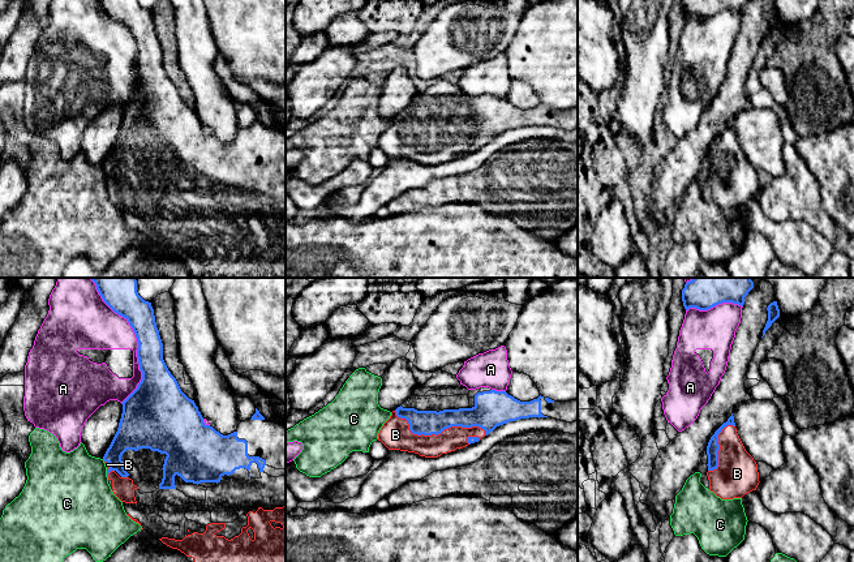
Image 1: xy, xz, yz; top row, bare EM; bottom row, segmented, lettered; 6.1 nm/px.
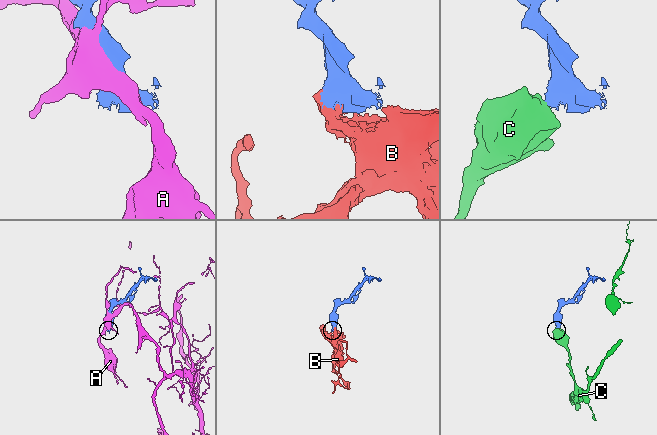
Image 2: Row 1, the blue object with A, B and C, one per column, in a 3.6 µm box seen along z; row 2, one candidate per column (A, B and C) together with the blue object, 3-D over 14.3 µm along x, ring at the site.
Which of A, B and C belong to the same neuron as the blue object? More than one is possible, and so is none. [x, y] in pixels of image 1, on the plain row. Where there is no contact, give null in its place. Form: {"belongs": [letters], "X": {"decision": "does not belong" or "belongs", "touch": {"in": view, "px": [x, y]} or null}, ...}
{"belongs": ["B"], "A": {"decision": "does not belong", "touch": {"in": "xy", "px": [138, 54]}}, "B": {"decision": "belongs", "touch": {"in": "xz", "px": [438, 141]}}, "C": {"decision": "does not belong", "touch": {"in": "xy", "px": [107, 183]}}}

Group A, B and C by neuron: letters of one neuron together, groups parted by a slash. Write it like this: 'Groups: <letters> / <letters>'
Groups: A / B / C

